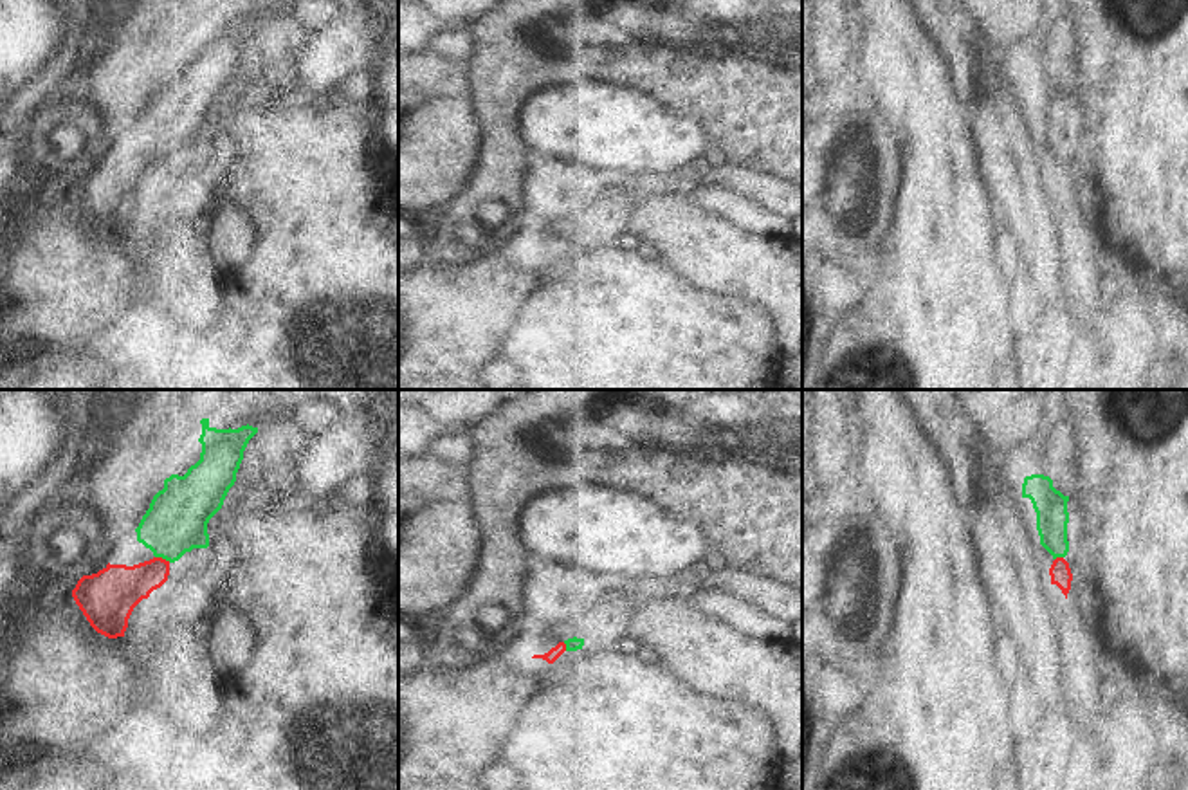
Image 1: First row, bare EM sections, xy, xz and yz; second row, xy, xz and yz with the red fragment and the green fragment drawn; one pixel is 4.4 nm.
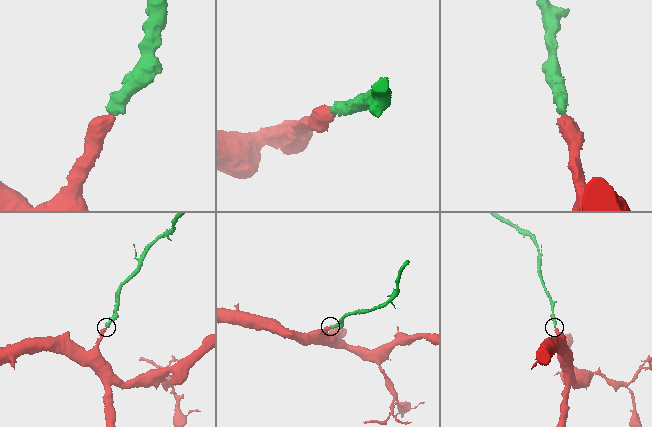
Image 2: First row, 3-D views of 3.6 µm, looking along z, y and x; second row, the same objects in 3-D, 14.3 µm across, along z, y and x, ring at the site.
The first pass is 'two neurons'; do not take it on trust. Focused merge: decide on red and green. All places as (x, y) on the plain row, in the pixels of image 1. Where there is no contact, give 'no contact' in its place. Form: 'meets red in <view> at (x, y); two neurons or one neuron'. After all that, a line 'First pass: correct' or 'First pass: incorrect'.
meets red in xy at (161, 154); one neuron
First pass: incorrect

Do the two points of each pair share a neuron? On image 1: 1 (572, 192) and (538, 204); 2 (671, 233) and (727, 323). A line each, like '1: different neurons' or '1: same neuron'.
1: same neuron
2: different neurons

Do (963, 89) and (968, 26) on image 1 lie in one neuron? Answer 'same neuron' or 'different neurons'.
same neuron

